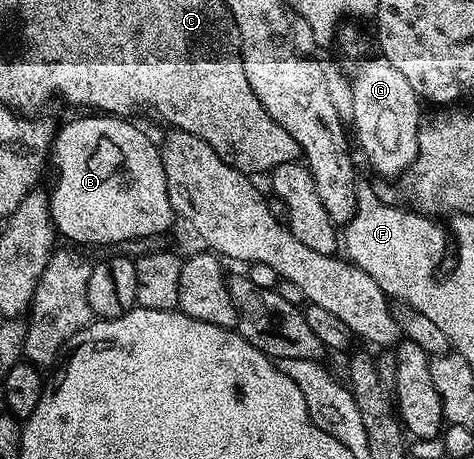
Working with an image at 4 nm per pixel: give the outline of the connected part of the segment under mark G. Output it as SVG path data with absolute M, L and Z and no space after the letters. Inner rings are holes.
M373 55L356 73L352 81L352 125L356 128L356 137L360 140L360 149L366 160L372 164L376 173L384 177L396 177L407 171L414 162L416 154L420 152L420 113L421 98L417 97L414 87L385 57Z

